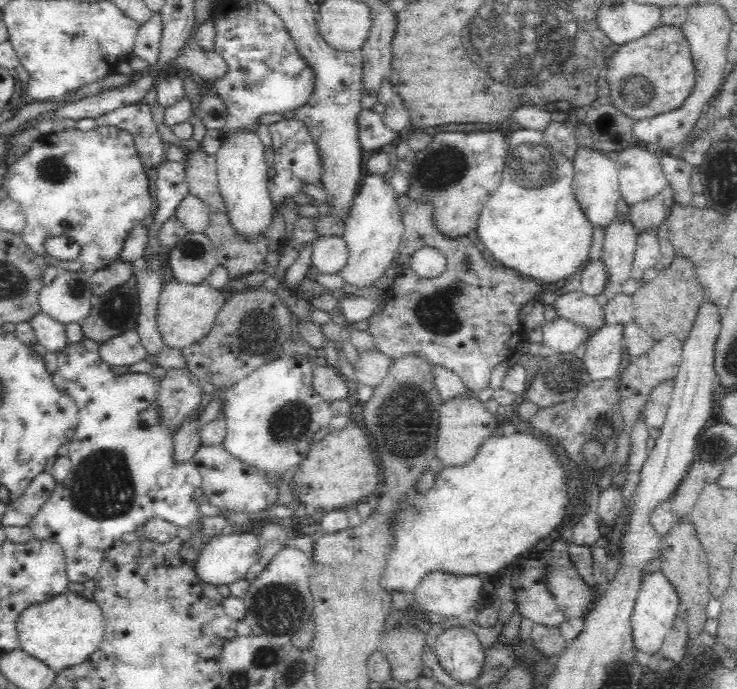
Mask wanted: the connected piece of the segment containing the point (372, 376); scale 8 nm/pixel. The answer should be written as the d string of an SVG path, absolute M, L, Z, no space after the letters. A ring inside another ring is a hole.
M375 348L358 350L358 366L354 369L356 383L359 386L369 386L373 389L379 386L386 377L392 359Z

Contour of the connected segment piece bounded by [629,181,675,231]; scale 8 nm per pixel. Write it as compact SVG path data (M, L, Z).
M668 181L667 186L658 195L633 204L629 215L638 231L646 230L650 226L661 225L674 203L674 192Z

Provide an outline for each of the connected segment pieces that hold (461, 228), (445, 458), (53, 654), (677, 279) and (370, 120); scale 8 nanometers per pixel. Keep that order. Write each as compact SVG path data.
M499 130L484 132L440 132L434 134L434 140L426 148L415 151L415 160L410 170L409 184L406 188L408 198L416 203L430 203L431 222L438 234L448 239L460 239L468 236L468 232L477 229L480 212L501 184L502 168L505 168L506 136Z
M477 398L474 400L446 400L440 412L440 428L438 428L438 446L436 456L444 466L466 466L482 448L489 436L496 434L500 428L498 418L491 414Z
M67 590L48 600L30 604L17 620L20 648L49 665L54 672L81 664L98 650L105 633L105 620L96 601Z
M675 254L666 267L658 267L656 277L649 283L639 282L632 294L634 300L633 322L638 324L655 341L662 340L668 334L686 340L698 306L706 299L705 292L697 277L695 266L686 257Z
M362 109L358 114L357 123L359 126L358 138L365 150L378 149L381 146L390 144L399 134L388 128L381 119L380 113L374 113L372 109Z

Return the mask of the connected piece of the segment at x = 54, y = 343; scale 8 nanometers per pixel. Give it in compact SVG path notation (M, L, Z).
M40 311L35 314L29 323L34 329L37 342L47 348L49 352L60 352L67 345L65 326L52 317Z

